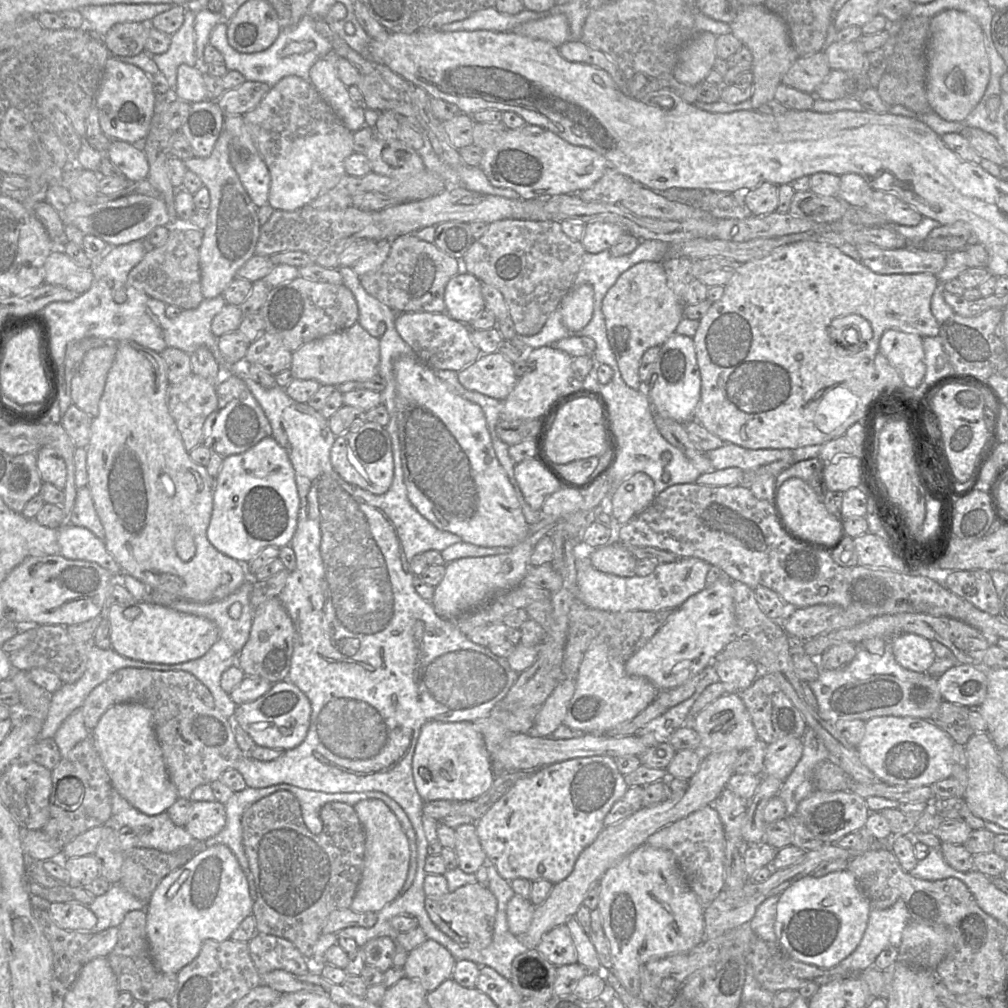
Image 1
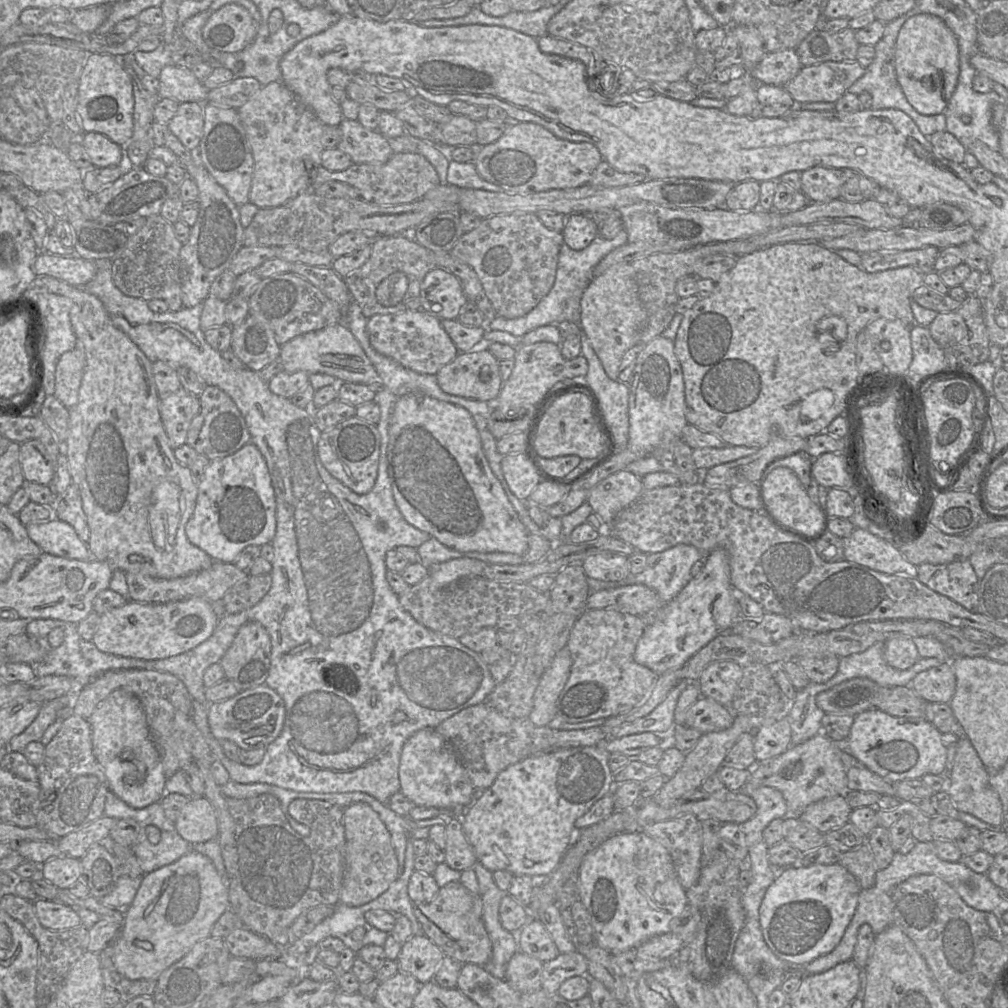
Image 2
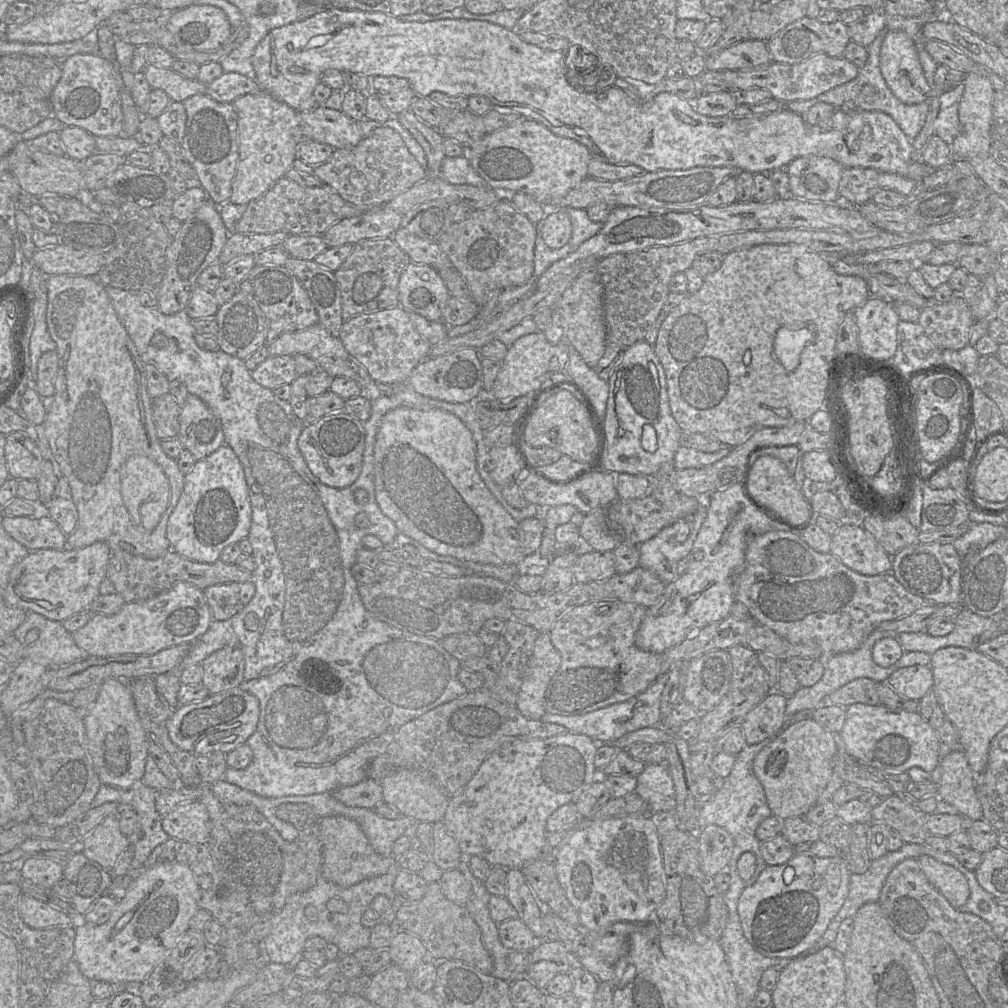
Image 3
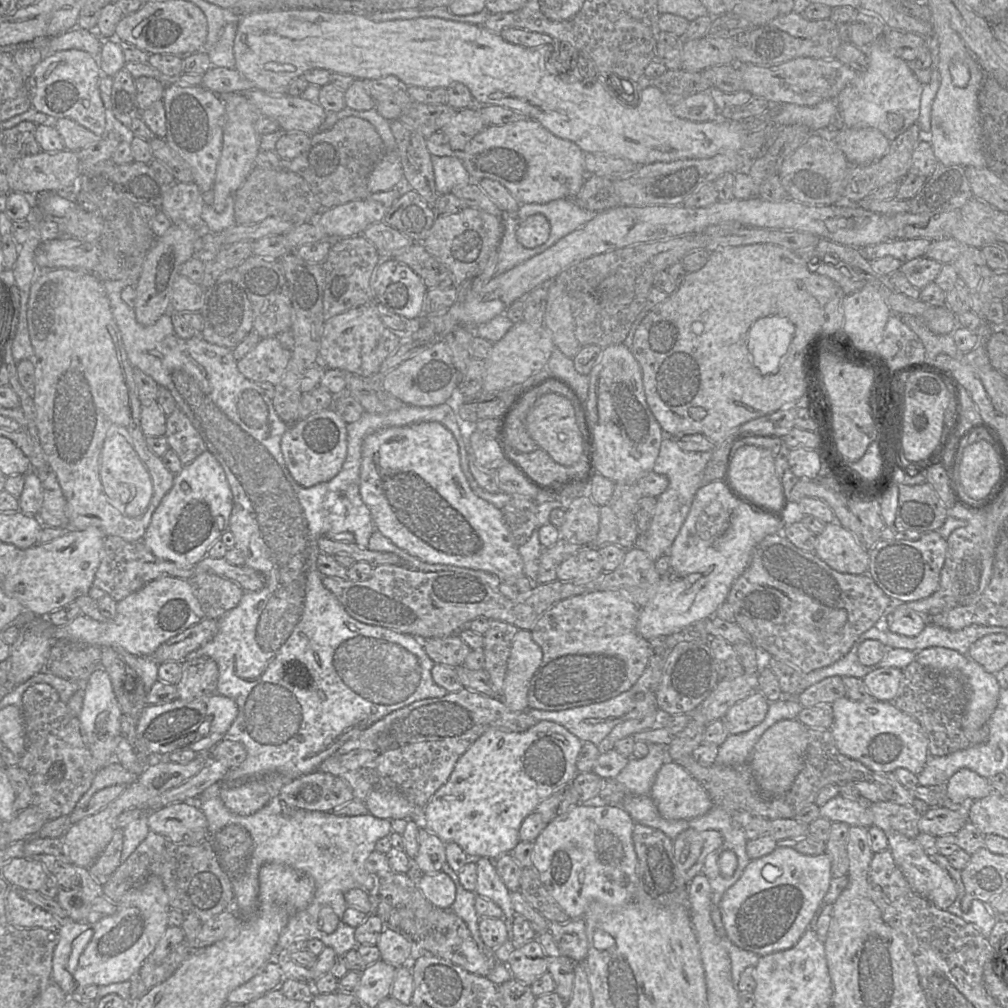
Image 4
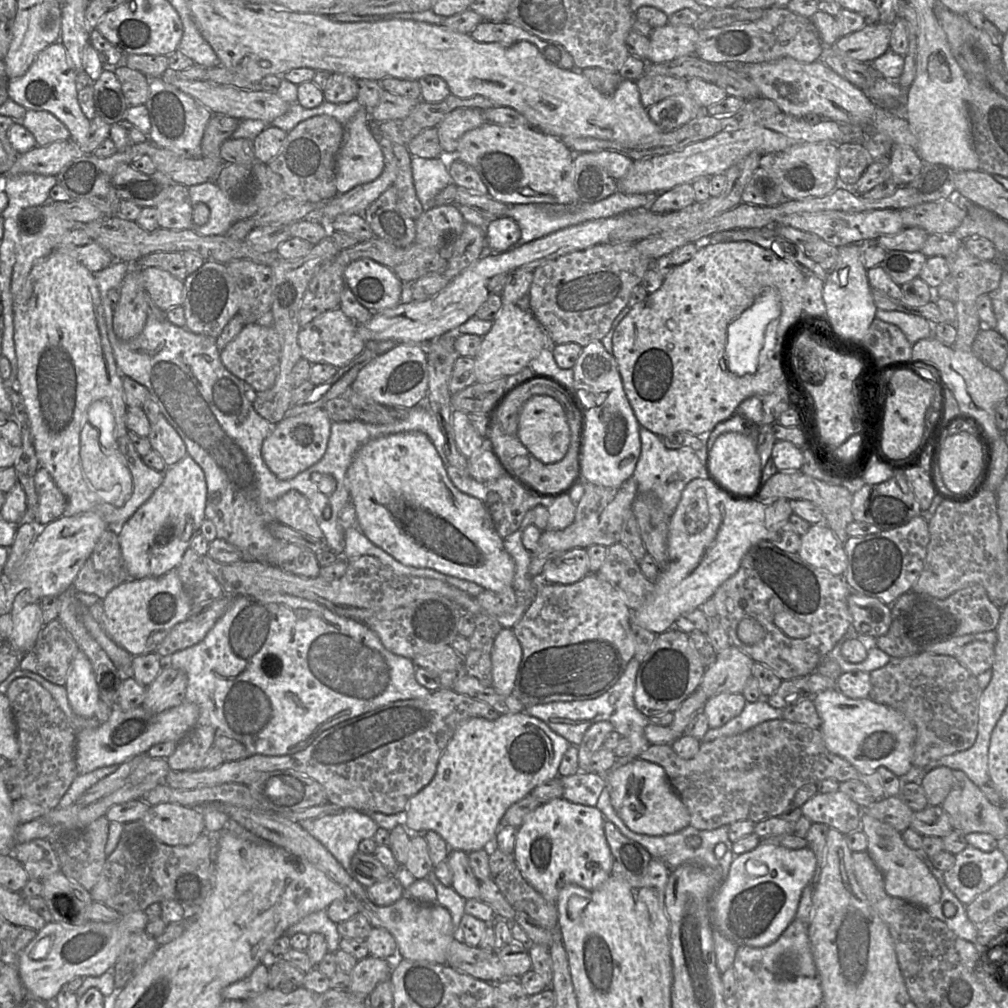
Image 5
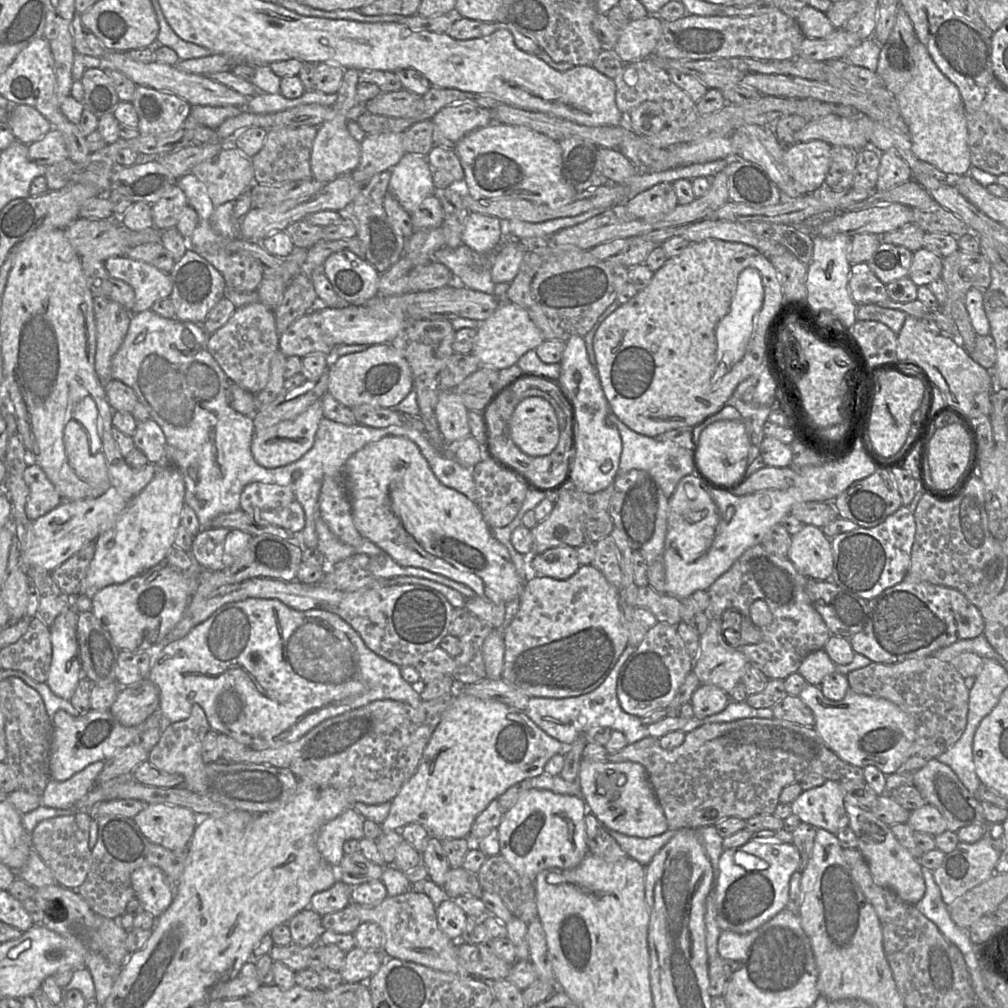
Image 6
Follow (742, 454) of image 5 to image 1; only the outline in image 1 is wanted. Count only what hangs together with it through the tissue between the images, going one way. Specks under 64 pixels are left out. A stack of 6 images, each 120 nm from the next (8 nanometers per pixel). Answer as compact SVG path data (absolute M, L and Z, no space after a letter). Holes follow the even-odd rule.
M790 478L777 490L777 503L784 521L799 537L826 550L835 548L842 541L843 532L838 518L827 511L805 481Z

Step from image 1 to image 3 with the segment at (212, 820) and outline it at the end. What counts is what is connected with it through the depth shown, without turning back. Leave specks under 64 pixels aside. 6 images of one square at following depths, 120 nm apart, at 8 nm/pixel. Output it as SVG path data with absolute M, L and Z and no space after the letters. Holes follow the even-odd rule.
M193 801L181 804L163 816L162 828L170 838L191 844L207 844L211 821L205 805Z

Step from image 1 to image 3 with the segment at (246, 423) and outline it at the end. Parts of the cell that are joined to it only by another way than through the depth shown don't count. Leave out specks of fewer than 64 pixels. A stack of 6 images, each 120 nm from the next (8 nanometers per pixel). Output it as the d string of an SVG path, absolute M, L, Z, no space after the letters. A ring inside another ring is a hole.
M190 395L181 408L176 438L197 461L226 444L220 420L195 395Z

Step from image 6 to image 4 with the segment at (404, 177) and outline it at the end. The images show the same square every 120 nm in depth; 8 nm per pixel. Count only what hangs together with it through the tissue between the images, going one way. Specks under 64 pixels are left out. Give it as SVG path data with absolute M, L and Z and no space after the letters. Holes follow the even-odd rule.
M432 155L431 159L435 185L439 194L449 193L456 186L474 184L474 178L457 156L439 157Z

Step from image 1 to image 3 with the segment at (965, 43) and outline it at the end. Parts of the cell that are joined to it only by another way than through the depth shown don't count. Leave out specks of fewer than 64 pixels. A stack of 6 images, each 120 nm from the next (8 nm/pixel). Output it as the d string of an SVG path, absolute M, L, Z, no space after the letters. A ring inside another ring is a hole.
M902 30L888 31L880 51L881 73L893 94L906 104L918 104L931 97L931 86L919 58L921 46Z

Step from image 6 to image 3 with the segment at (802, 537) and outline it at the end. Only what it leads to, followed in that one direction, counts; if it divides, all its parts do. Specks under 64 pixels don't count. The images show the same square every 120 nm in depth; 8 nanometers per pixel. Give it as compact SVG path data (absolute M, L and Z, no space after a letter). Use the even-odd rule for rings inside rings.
M840 524L832 536L830 554L863 575L891 572L892 556L861 525Z

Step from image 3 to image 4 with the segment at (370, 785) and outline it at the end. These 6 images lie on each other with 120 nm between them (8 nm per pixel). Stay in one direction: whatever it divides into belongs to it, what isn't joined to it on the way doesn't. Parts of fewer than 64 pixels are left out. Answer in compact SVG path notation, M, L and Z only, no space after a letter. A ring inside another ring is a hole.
M319 771L291 780L281 788L278 798L294 809L322 812L331 812L355 800L353 790L346 781Z

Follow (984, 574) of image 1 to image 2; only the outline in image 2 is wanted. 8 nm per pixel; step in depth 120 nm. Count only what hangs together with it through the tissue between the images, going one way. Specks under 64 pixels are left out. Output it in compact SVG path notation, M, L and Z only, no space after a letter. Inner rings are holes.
M969 560L917 565L916 578L930 589L954 600L967 610L978 611L979 578Z

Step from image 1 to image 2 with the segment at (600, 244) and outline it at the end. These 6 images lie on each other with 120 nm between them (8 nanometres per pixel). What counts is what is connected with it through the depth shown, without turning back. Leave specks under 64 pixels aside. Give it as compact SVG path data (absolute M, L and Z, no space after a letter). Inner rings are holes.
M582 213L567 216L562 230L564 245L574 250L582 250L589 246L598 234L598 223L590 215Z

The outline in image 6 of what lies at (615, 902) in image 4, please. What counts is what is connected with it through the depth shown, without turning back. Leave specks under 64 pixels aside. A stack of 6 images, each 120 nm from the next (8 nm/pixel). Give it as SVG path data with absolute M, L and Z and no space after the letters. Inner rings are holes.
M536 788L524 790L515 804L503 814L496 829L500 855L518 874L532 883L544 870L575 868L589 854L585 827L587 813L587 805L580 796Z

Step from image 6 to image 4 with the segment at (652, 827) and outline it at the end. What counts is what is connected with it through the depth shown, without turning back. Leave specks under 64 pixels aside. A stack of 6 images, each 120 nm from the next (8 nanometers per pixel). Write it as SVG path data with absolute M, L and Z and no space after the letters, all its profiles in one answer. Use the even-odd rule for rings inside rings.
M673 761L661 766L649 796L660 815L668 820L700 817L713 807L705 788Z

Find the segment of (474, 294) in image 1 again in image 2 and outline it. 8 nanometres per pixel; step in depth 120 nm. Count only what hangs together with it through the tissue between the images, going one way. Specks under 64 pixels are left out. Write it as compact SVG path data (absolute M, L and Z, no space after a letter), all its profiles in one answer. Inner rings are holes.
M435 268L426 274L420 298L420 311L440 320L457 319L462 306L468 302L459 279L442 268Z

